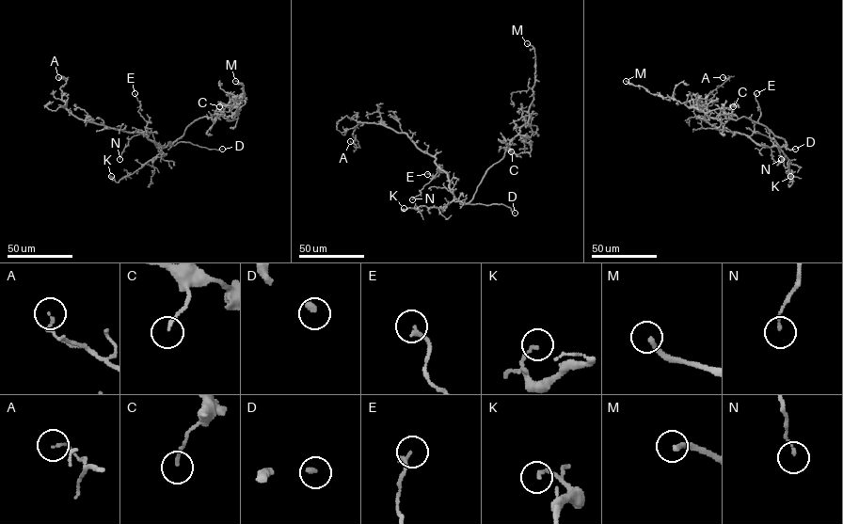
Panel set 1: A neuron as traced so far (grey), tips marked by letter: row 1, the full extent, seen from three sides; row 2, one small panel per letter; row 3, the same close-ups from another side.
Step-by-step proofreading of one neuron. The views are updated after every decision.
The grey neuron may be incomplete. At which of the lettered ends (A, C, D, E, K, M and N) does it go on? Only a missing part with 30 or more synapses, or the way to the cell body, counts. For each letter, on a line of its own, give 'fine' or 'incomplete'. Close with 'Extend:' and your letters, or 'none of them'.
A: fine
C: fine
D: incomplete
E: fine
K: fine
M: incomplete
N: fine
Extend: D, M

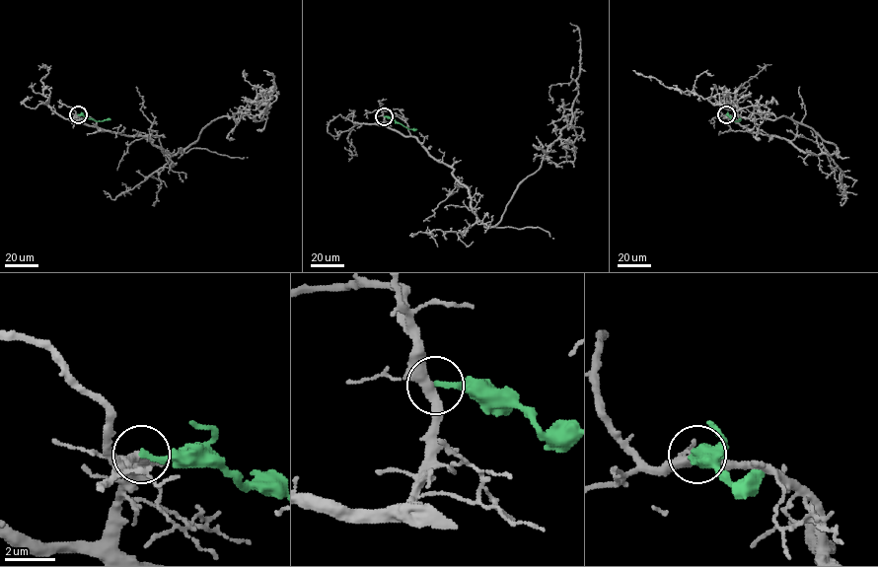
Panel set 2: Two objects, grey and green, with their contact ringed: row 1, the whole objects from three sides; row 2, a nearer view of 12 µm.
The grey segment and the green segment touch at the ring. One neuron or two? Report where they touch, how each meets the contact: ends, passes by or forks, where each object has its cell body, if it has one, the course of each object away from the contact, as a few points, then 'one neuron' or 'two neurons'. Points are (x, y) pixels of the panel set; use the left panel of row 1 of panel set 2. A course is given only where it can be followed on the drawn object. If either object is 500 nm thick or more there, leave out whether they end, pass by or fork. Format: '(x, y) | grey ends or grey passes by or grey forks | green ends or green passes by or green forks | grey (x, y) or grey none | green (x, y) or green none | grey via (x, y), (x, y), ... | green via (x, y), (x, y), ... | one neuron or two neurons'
(78, 114) | grey forks | green ends | grey none | green none | grey via (78, 114), (76, 121), (145, 135), (165, 155), (176, 155), (217, 118), (258, 115), (274, 84), (263, 70) | green via (78, 114), (96, 121), (110, 119) | two neurons

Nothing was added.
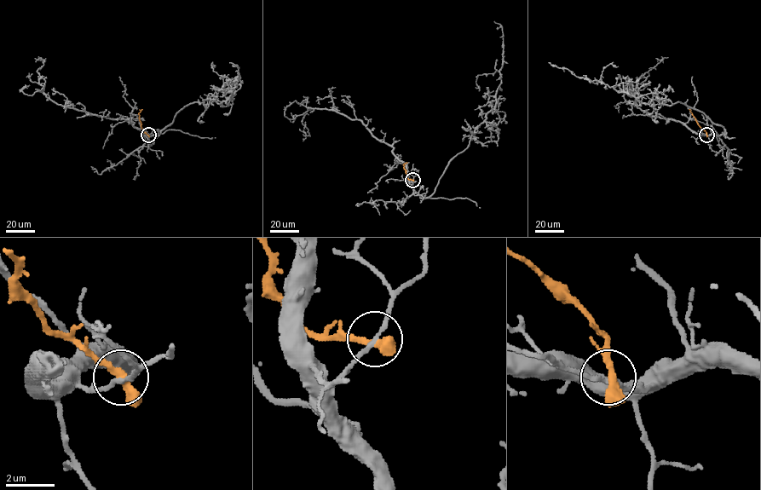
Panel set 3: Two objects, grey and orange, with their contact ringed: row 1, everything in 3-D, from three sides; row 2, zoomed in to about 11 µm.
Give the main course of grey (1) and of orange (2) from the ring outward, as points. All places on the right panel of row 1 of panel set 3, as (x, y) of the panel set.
1: (706, 135), (721, 135), (724, 128), (680, 102), (642, 103), (549, 62)
2: (706, 135), (689, 109)

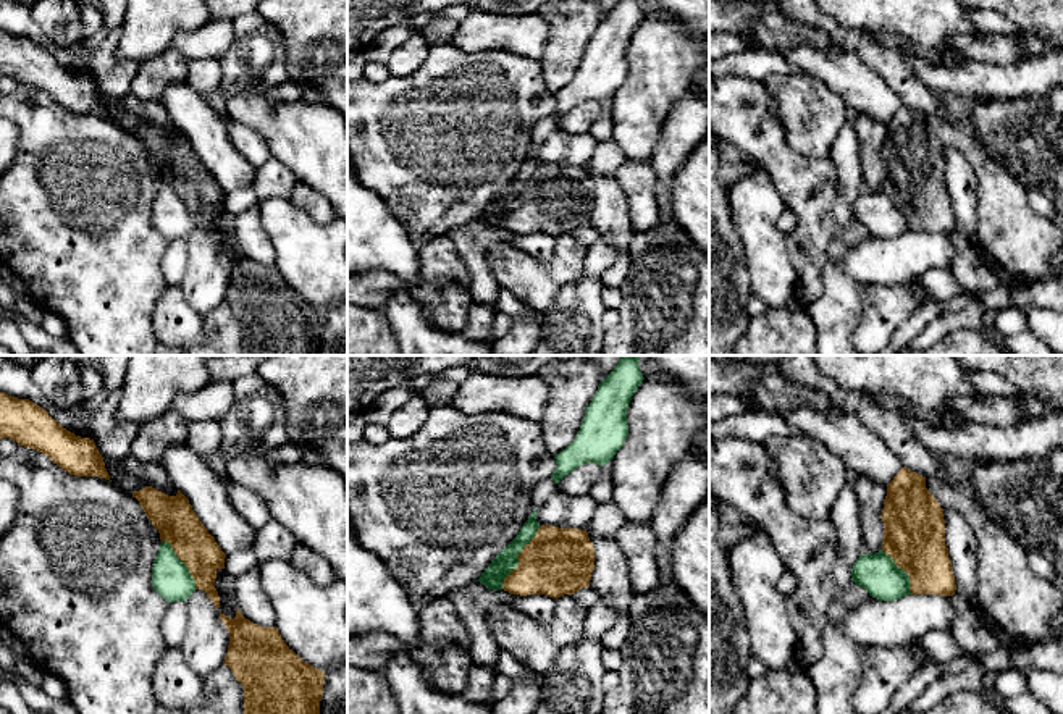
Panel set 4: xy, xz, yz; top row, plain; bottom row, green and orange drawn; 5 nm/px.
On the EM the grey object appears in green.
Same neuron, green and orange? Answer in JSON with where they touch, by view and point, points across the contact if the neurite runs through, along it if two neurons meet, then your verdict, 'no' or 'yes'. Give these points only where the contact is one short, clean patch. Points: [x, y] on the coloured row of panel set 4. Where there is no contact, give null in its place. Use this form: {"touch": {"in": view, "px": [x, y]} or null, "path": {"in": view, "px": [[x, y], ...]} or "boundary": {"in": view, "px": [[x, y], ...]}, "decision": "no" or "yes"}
{"touch": {"in": "xz", "px": [517, 556]}, "boundary": {"in": "xz", "px": [[540, 527], [520, 551], [517, 566], [504, 579], [501, 588]]}, "decision": "no"}

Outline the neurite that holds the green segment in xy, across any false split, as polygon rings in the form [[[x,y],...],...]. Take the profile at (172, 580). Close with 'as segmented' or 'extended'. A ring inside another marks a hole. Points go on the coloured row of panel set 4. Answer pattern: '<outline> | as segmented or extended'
[[[163,541],[152,567],[152,586],[168,603],[187,601],[195,591],[189,569],[178,559],[171,544]]] | as segmented

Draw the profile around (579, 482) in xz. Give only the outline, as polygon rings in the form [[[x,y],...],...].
[[[595,462],[583,464],[565,475],[557,489],[570,496],[588,494],[601,475],[601,465]]]

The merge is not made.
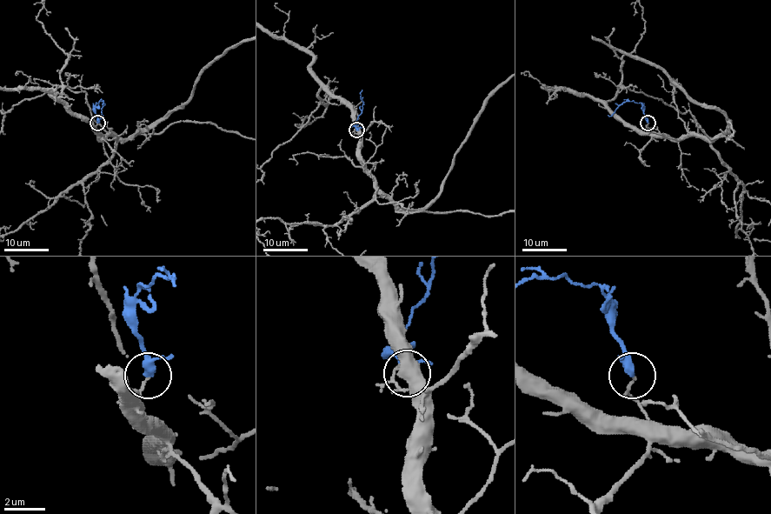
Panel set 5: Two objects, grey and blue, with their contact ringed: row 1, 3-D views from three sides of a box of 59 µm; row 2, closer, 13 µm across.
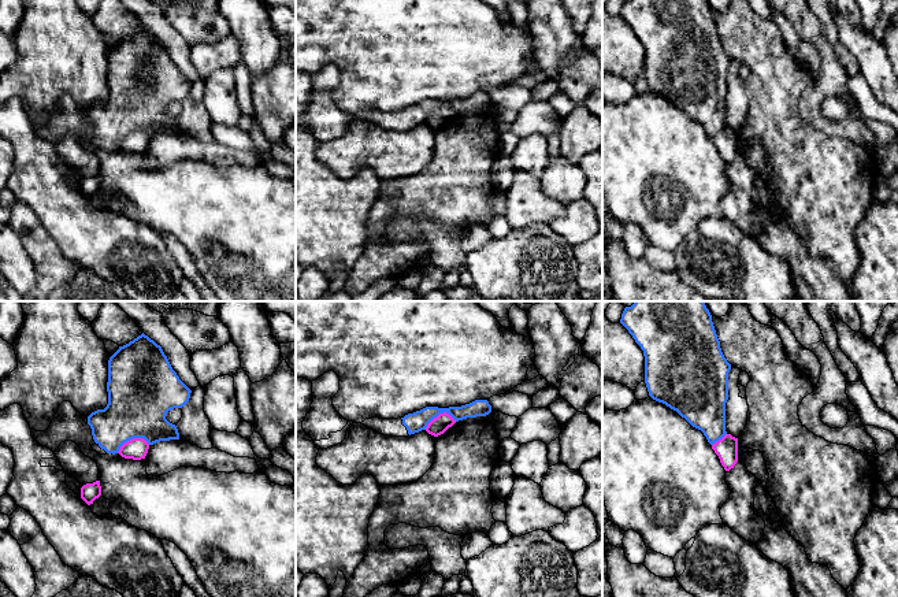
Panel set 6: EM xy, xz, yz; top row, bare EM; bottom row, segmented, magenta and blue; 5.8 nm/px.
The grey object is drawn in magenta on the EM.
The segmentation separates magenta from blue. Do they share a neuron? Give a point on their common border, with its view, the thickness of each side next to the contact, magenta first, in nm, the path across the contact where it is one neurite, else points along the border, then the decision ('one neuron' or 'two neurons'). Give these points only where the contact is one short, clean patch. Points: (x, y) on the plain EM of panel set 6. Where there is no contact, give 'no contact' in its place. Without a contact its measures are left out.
meets magenta in xy at (133, 132); 130 nm thick on the magenta side, 360 nm on the other; border along xy (149, 137), (143, 132), (130, 132), (117, 145); two neurons

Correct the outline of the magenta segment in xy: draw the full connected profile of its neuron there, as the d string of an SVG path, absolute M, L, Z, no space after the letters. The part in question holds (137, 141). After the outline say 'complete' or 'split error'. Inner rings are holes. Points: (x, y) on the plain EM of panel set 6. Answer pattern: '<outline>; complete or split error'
M133 131L120 140L118 147L125 152L141 153L145 152L148 142L149 137L144 131Z; complete

